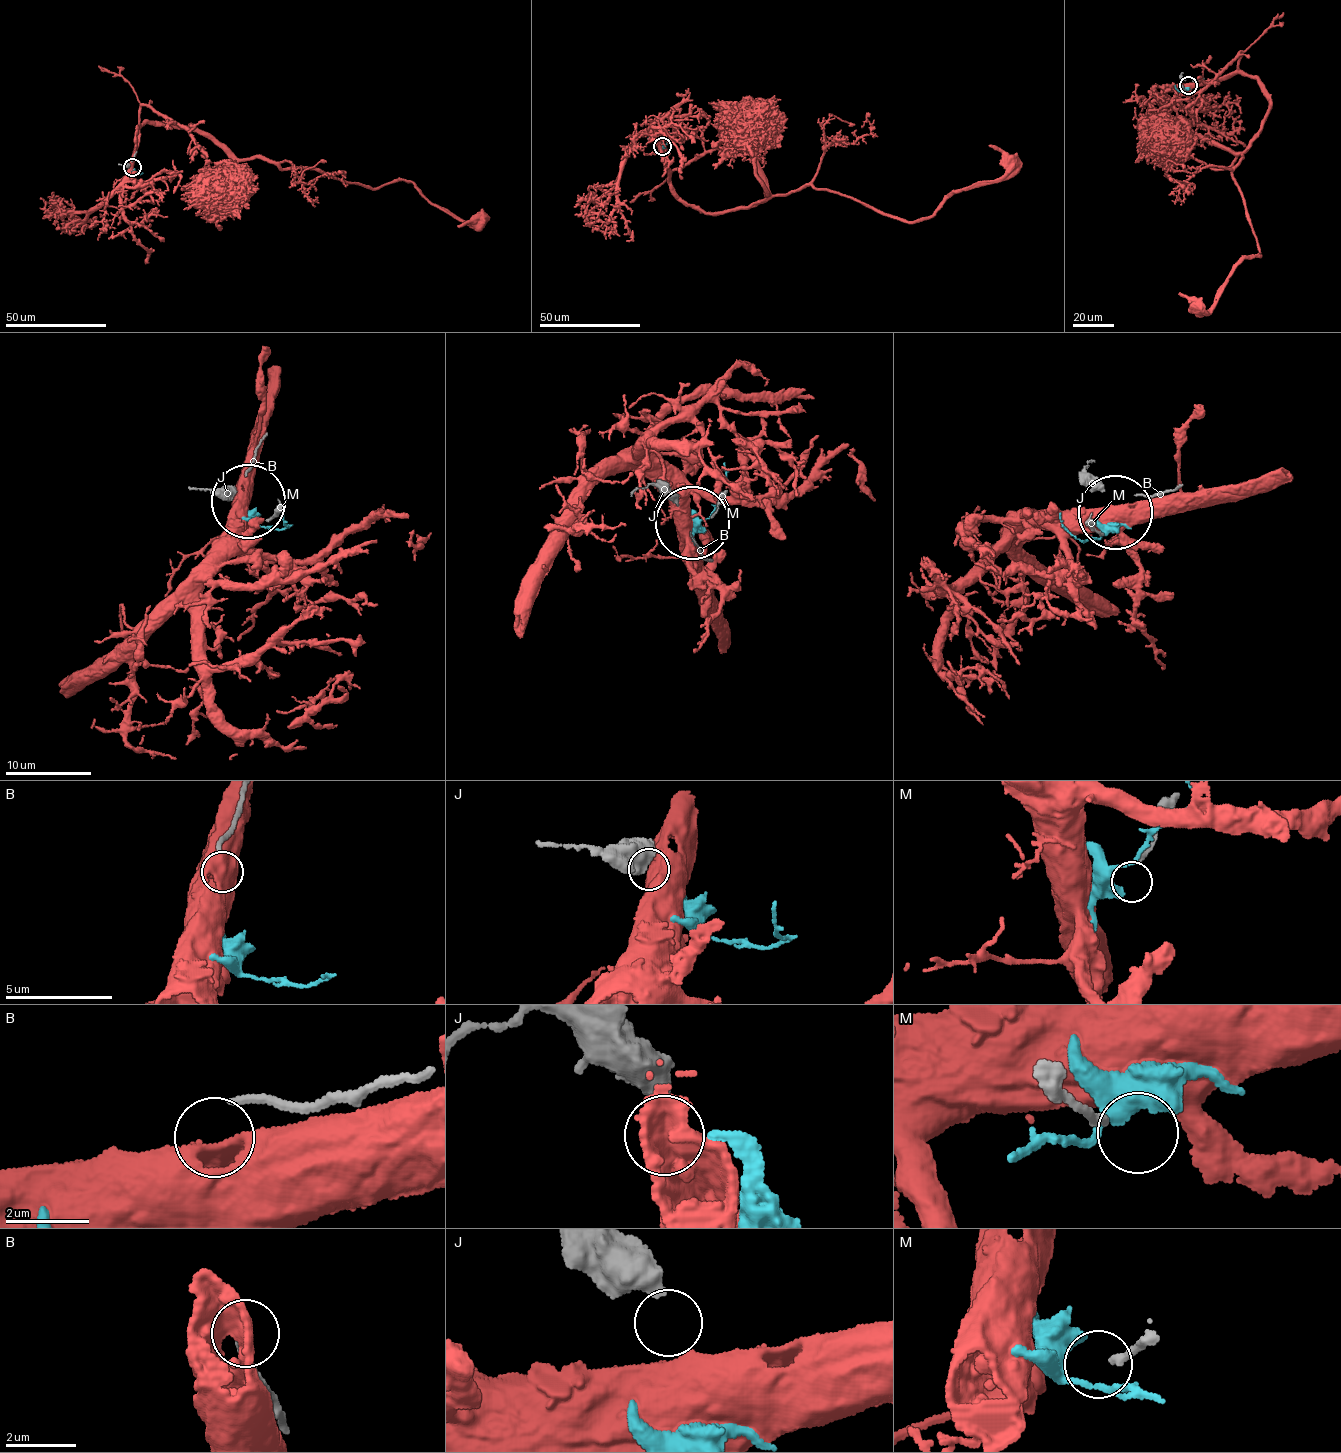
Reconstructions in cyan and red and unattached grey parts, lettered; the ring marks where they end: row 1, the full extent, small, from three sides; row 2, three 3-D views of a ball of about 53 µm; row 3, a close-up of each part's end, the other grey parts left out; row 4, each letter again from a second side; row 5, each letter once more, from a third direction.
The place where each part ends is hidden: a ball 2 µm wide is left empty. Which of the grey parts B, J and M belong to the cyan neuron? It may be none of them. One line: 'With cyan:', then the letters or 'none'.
With cyan: none

